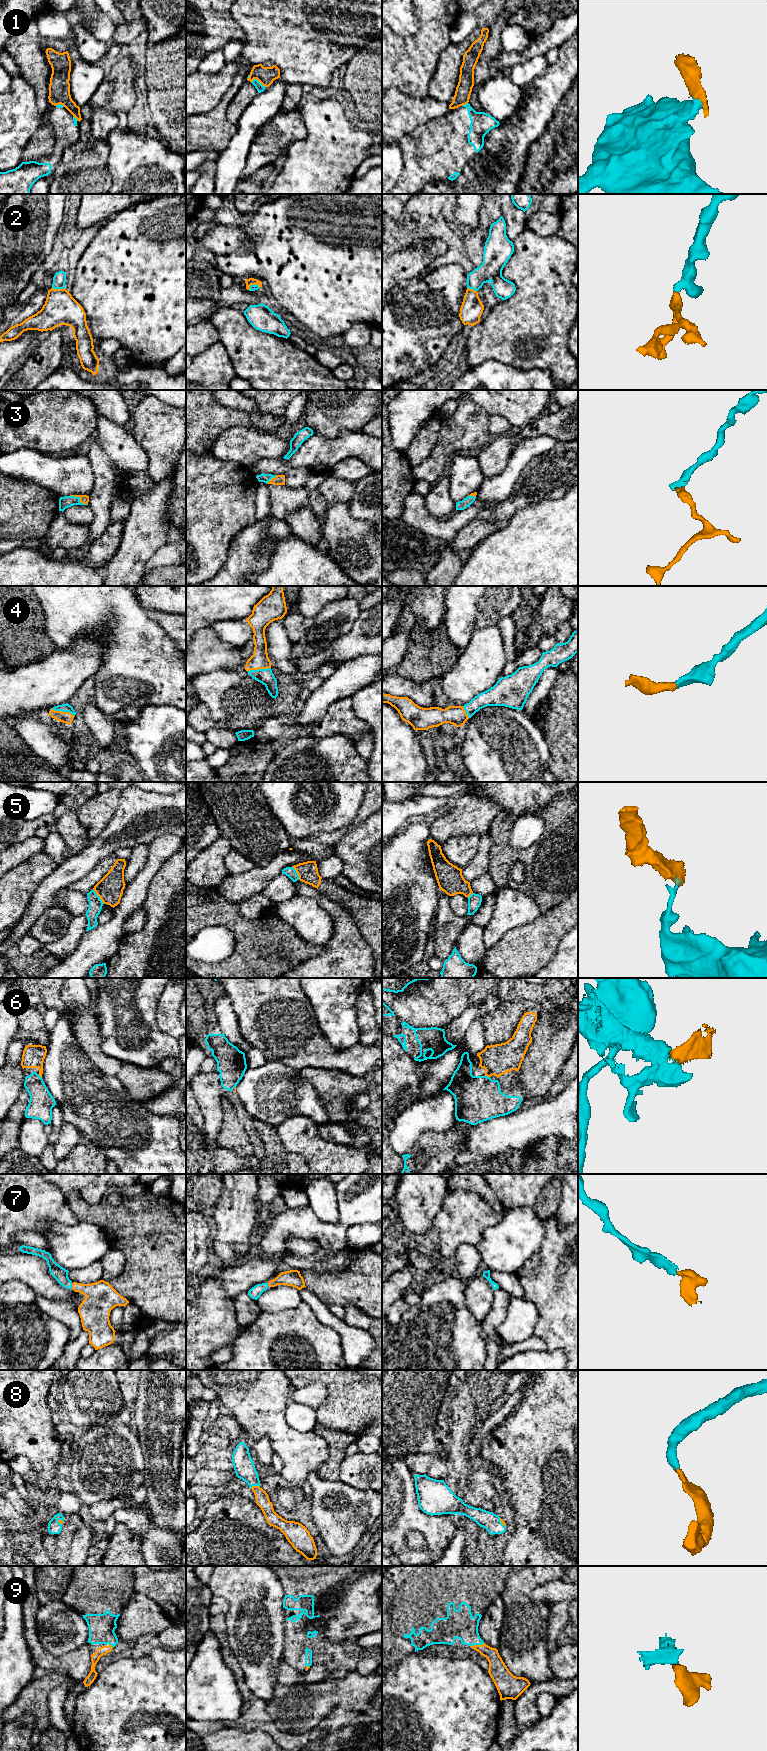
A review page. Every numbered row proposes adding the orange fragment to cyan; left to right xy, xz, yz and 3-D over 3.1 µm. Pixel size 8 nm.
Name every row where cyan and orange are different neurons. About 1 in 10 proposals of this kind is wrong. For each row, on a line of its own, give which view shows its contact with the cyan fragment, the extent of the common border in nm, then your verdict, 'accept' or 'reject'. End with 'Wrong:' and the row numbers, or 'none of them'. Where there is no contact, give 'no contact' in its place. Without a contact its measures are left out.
1: contact in xz; length 130 nm; reject
2: contact in xy; length 100 nm; accept
3: contact in xy; length 160 nm; accept
4: contact in xy; length 200 nm; accept
5: contact in xy; length 150 nm; reject
6: contact in yz; length 40 nm; accept
7: contact in xy; length 50 nm; accept
8: contact in xz; length 70 nm; accept
9: contact in yz; length 120 nm; accept
Wrong: 1, 5

